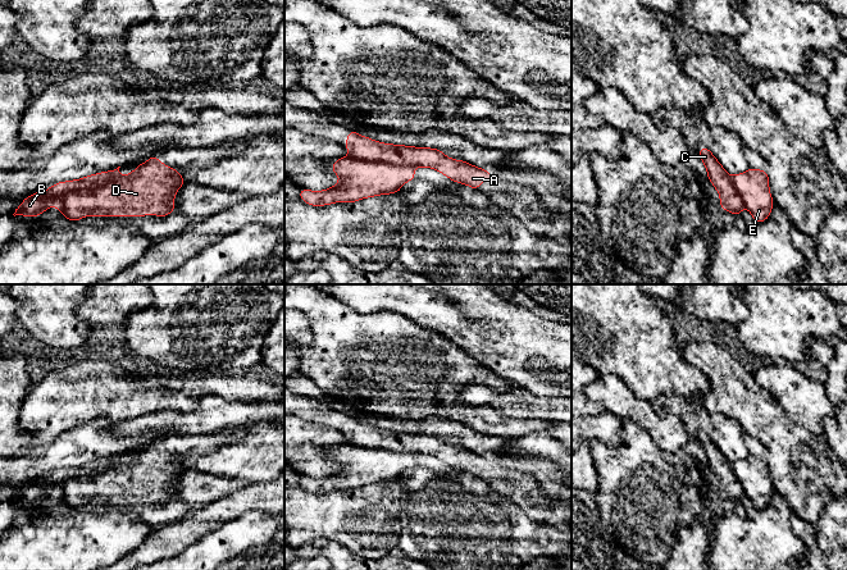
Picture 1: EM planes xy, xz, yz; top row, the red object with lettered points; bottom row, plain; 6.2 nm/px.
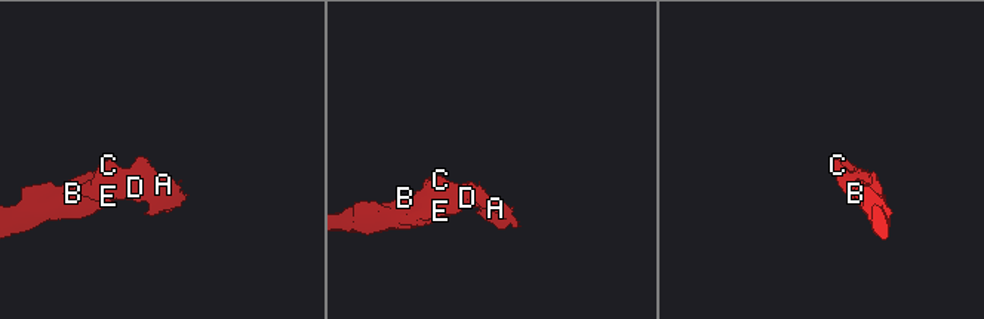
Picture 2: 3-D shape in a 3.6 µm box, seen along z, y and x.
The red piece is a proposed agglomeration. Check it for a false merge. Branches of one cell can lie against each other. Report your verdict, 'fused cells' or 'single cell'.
fused cells

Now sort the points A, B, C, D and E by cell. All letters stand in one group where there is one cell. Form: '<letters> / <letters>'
A C D / B E

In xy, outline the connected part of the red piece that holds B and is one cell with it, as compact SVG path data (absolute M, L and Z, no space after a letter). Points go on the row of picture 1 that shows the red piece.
M120 167L114 170L86 175L82 179L58 182L42 192L35 192L23 200L13 215L35 218L45 213L49 208L58 205L67 193L81 190L95 190L118 179L120 177L119 168Z

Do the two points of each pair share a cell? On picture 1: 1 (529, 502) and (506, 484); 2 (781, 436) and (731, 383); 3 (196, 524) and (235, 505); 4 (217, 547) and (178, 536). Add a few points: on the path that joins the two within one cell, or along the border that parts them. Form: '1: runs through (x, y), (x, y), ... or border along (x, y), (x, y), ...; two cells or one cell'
1: runs through (523, 498), (515, 498), (508, 491); one cell
2: runs through (768, 423), (741, 396); one cell
3: runs through (205, 518), (226, 509); one cell
4: border along (222, 524), (174, 556); two cells

